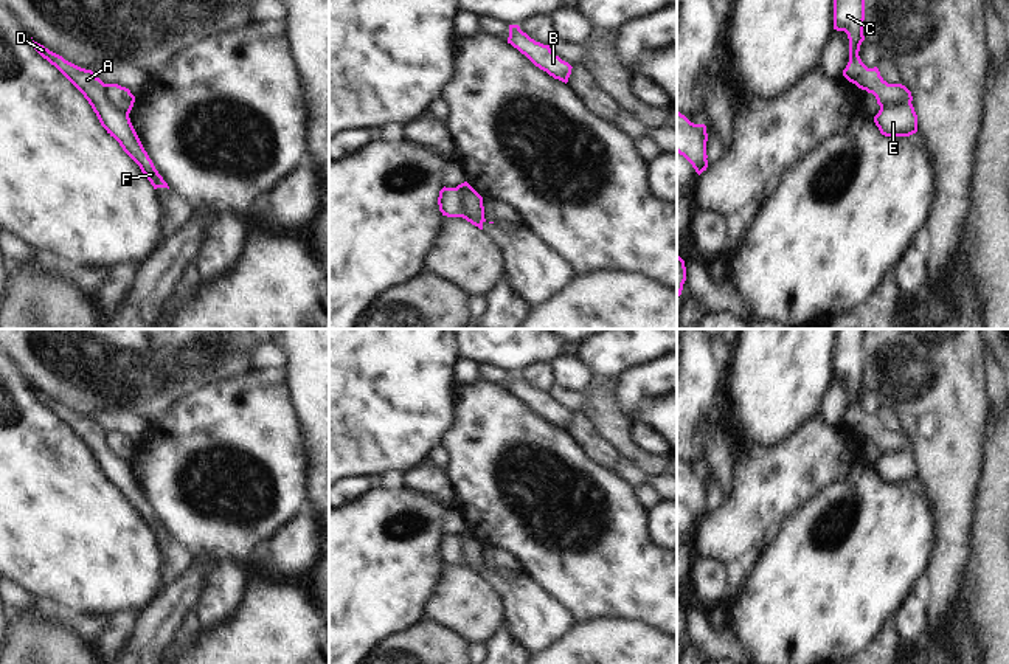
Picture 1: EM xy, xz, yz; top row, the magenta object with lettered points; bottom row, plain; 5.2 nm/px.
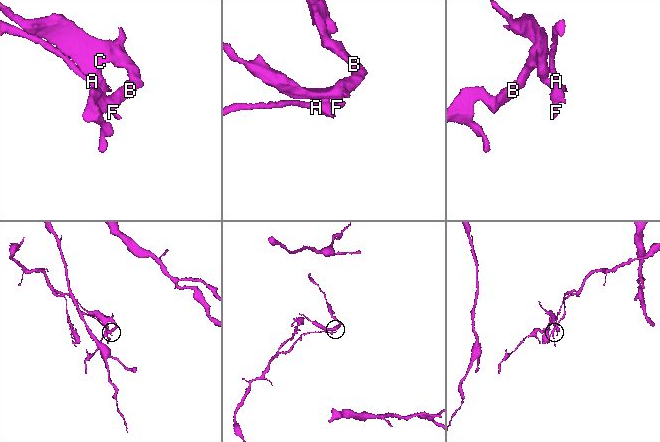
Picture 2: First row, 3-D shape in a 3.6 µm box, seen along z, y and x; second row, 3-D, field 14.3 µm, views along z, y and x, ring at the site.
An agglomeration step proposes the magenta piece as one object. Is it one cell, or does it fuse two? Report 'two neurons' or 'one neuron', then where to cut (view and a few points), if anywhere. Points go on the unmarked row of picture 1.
two neurons | xy (104, 432), (104, 444), (128, 463)

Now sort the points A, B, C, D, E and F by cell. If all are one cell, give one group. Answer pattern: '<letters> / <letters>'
A D E F / B C

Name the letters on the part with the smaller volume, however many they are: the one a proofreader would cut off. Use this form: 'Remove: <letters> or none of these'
Remove: B, C

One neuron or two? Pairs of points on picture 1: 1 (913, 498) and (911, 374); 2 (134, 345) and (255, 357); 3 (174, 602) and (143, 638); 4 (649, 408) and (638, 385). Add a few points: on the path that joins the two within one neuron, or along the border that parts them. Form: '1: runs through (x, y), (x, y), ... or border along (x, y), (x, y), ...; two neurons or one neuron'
1: border along (918, 478), (924, 487), (932, 514); two neurons
2: border along (261, 345), (249, 352), (250, 368); two neurons
3: runs through (166, 612), (152, 629); one neuron
4: border along (660, 396), (646, 401), (640, 407), (638, 419); two neurons

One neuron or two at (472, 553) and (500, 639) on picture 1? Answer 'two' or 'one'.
two

